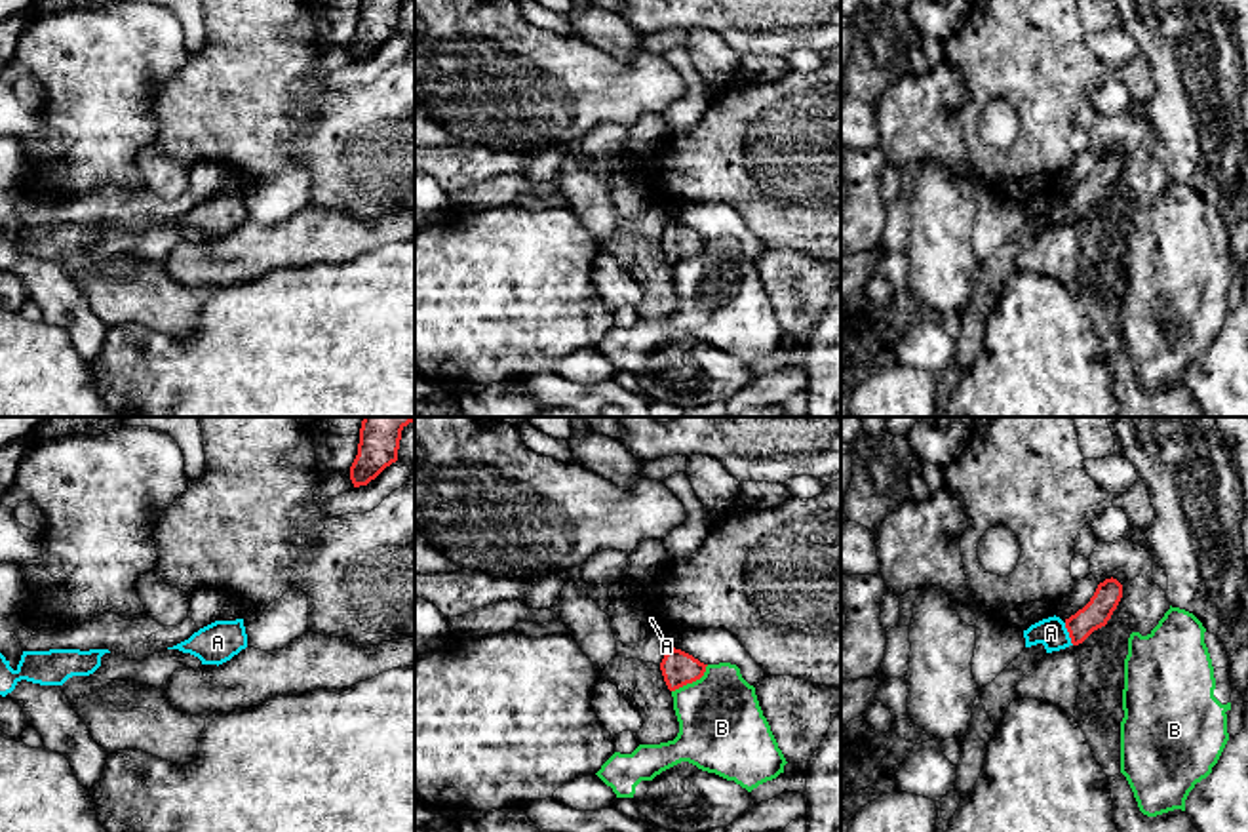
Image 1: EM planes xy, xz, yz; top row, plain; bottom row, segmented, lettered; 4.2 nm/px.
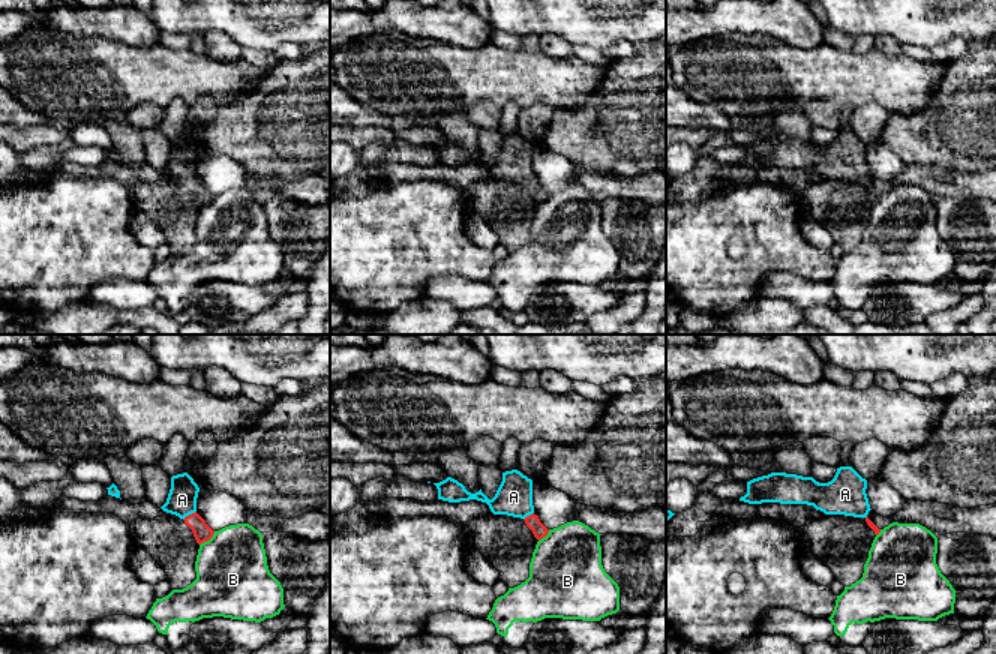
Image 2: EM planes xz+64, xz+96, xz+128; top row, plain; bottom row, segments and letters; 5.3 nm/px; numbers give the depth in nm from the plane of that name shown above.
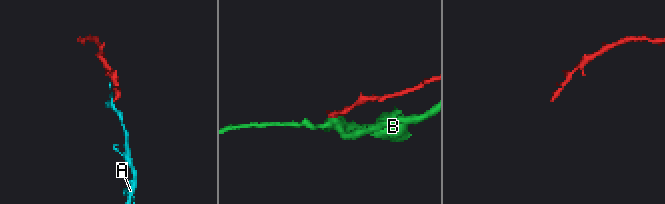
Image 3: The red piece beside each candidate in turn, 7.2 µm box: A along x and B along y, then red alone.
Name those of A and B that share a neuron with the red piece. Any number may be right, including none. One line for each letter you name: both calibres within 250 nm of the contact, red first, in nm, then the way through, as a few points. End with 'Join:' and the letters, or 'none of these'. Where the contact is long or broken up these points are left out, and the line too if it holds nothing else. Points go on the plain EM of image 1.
A: 120 nm thick on the red side, 120 nm on the other; runs through yz (1108, 168), (1070, 208), (1051, 206)
Join: A

